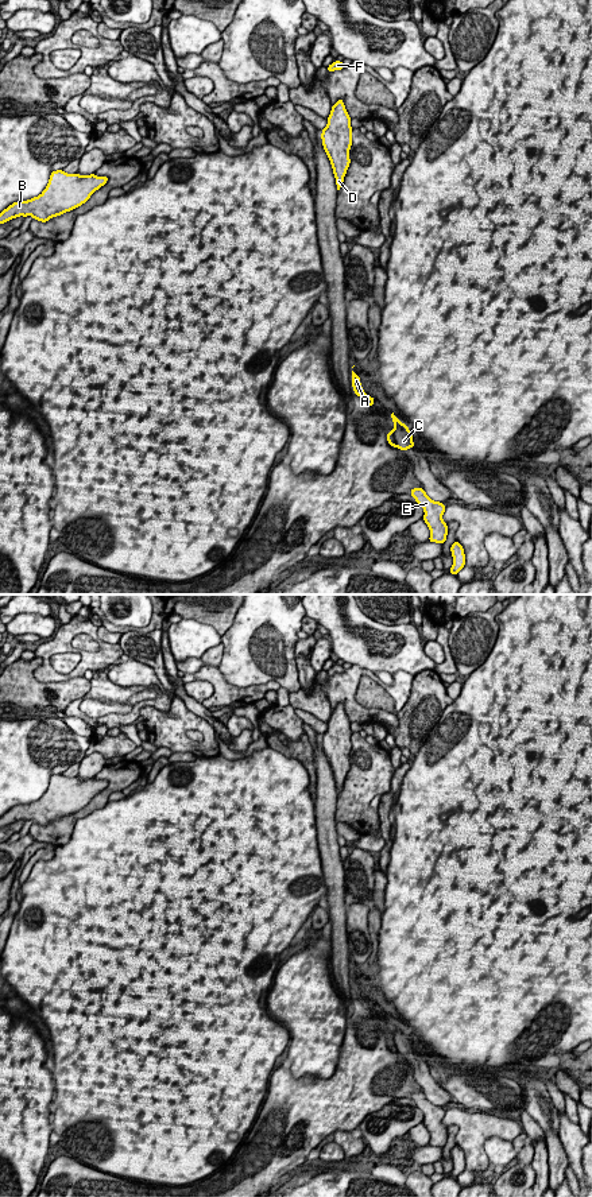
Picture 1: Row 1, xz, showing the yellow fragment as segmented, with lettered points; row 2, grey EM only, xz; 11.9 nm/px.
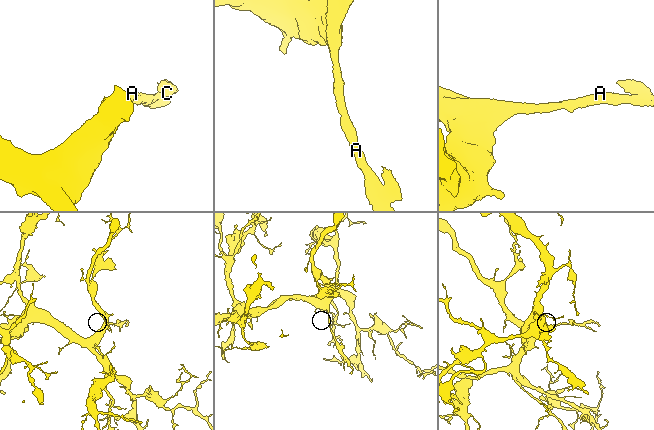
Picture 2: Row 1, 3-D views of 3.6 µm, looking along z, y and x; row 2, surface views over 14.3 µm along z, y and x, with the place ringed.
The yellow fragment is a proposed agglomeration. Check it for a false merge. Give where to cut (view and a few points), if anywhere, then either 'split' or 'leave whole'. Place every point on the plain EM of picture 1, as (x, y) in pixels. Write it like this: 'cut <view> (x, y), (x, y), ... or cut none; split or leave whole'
cut xz (393, 1034), (393, 1041), (398, 1050); split

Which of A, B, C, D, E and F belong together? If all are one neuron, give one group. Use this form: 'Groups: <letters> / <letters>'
Groups: A B D E F / C

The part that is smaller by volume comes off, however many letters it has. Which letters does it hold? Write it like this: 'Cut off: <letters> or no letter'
Cut off: C

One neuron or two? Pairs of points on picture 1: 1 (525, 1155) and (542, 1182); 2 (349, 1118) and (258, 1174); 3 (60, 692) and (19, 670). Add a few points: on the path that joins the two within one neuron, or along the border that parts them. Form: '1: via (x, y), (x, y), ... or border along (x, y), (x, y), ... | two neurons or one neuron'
1: border along (530, 1143), (534, 1150), (534, 1182) | two neurons
2: via (325, 1118), (316, 1118), (282, 1150) | one neuron
3: via (50, 688), (35, 686), (28, 680) | one neuron

